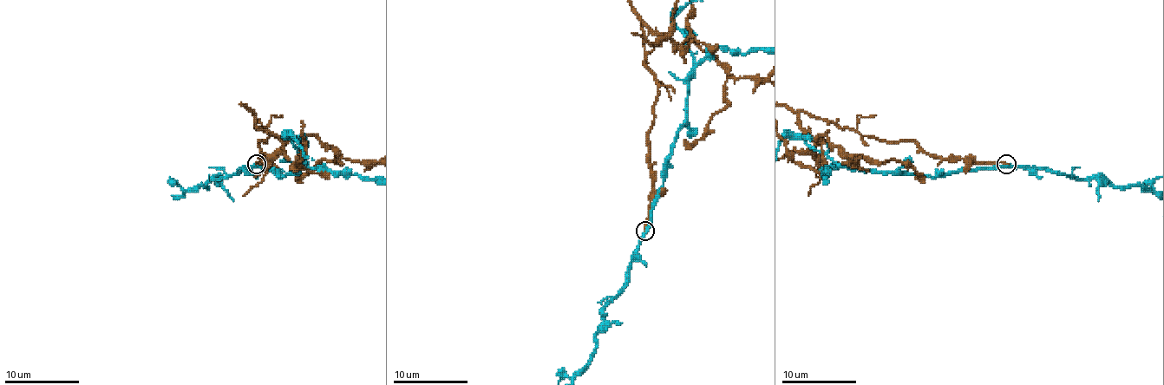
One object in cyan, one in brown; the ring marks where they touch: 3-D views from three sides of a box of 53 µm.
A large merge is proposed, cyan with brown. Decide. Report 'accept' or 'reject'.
reject

